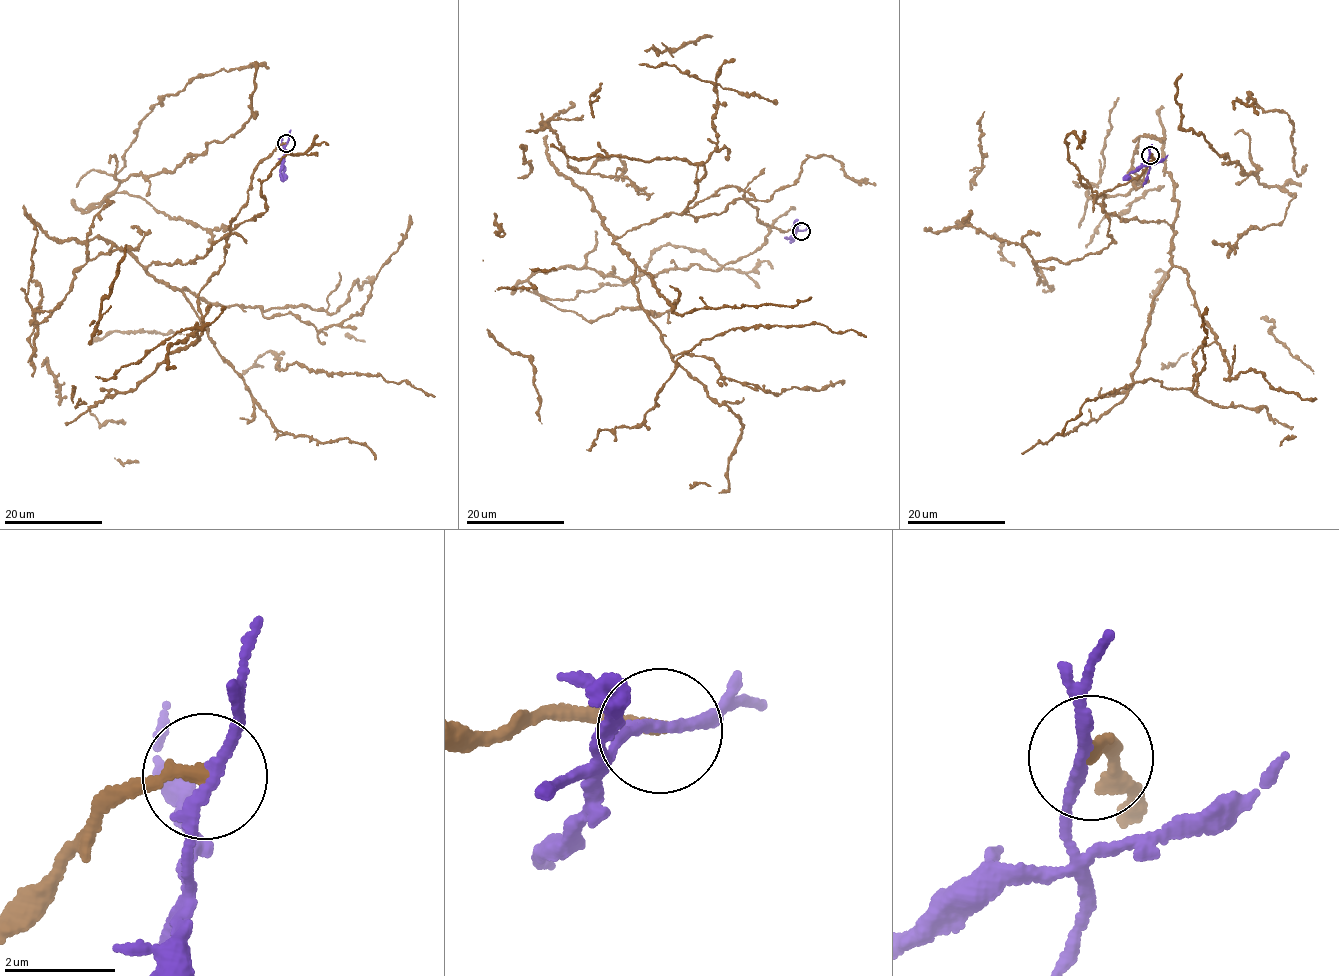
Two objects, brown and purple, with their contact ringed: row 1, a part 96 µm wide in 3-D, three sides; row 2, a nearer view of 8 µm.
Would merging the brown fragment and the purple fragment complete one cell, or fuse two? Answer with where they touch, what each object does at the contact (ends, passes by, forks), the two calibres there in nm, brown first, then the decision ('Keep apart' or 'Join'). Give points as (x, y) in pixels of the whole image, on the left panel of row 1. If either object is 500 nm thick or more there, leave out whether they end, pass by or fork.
Place: (286, 143). At the ring brown ends. At the ring purple passes by. Thickness 200 nm (brown) against 190 nm. Keep apart

